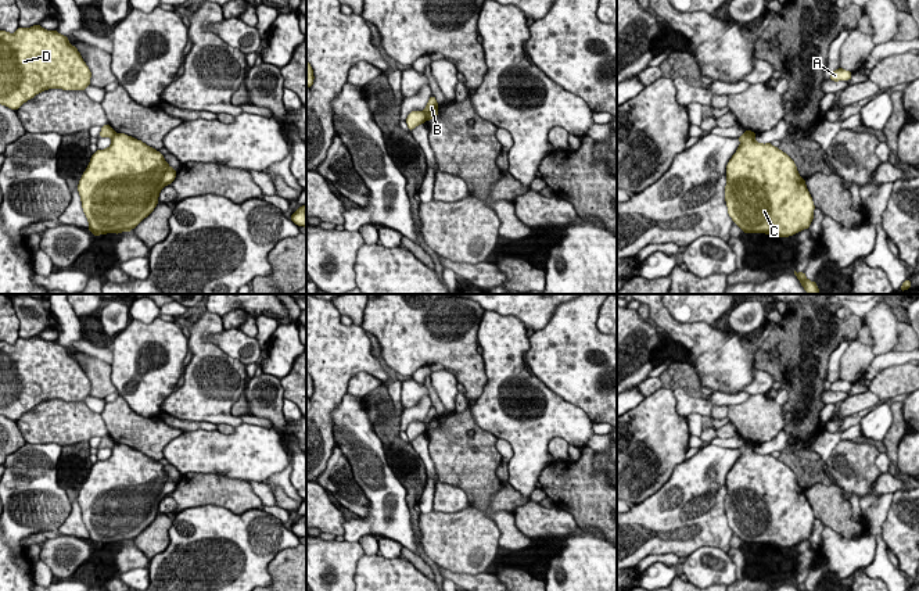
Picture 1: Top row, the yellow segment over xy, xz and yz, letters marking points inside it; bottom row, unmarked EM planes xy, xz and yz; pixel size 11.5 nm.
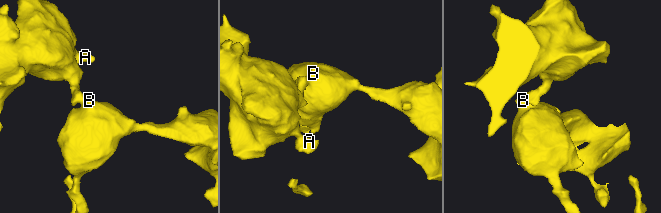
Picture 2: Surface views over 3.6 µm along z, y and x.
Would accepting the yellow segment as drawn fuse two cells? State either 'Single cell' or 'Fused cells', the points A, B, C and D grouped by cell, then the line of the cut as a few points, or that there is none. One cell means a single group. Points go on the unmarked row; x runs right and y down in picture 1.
Fused cells. Groups: A D / B C. Split along xz (422, 422), (426, 430)

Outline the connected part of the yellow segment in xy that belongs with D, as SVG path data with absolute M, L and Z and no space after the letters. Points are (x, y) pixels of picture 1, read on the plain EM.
M40 334L28 340L18 337L14 344L0 341L0 415L17 422L43 401L85 401L90 388L78 359L57 341L46 341Z

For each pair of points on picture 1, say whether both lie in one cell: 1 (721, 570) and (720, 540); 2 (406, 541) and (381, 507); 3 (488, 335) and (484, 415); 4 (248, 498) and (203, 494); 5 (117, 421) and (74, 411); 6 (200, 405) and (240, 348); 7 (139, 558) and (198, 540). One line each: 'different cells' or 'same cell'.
1: different cells
2: same cell
3: same cell
4: same cell
5: different cells
6: different cells
7: different cells

